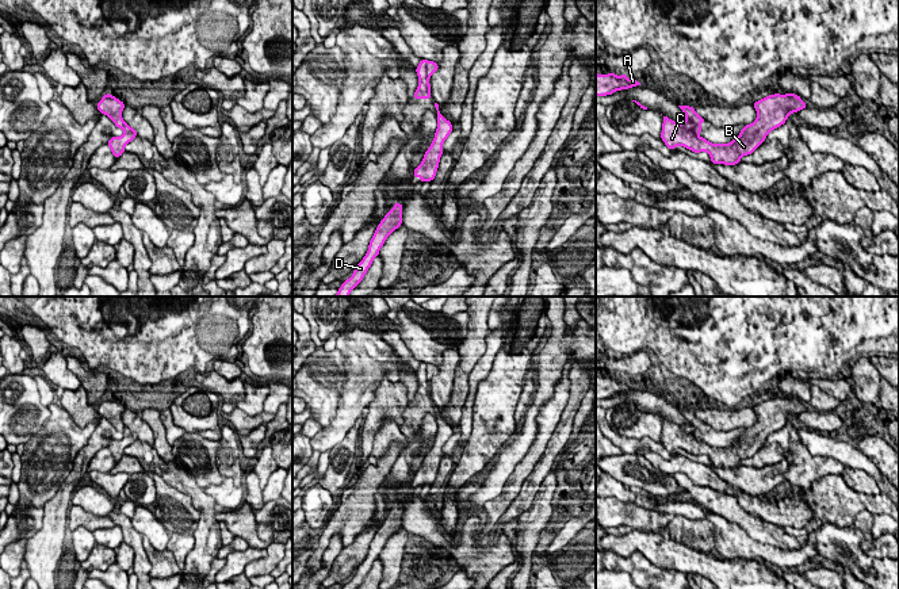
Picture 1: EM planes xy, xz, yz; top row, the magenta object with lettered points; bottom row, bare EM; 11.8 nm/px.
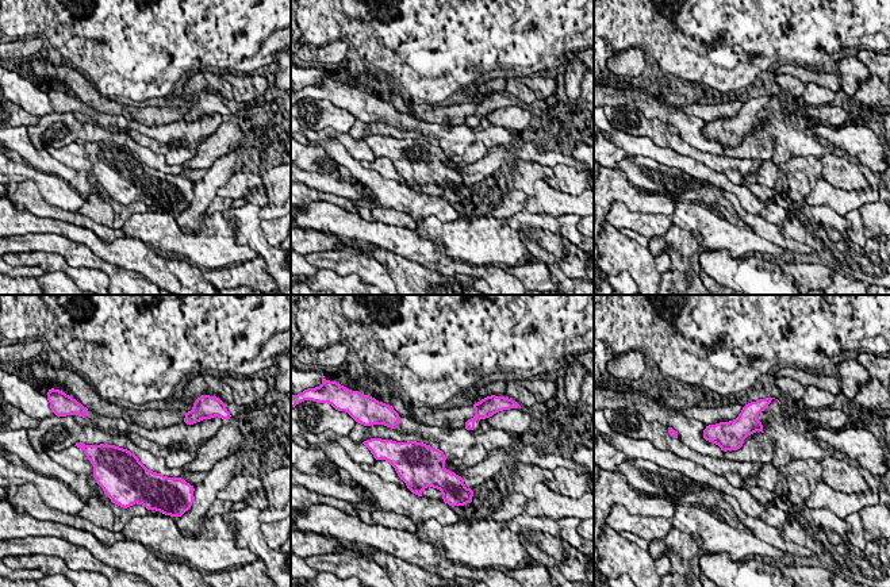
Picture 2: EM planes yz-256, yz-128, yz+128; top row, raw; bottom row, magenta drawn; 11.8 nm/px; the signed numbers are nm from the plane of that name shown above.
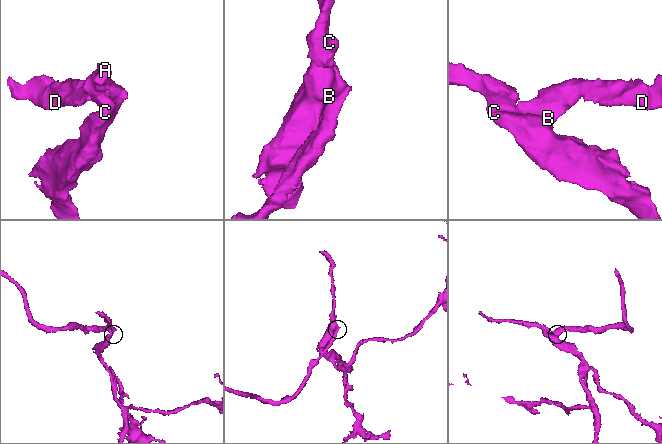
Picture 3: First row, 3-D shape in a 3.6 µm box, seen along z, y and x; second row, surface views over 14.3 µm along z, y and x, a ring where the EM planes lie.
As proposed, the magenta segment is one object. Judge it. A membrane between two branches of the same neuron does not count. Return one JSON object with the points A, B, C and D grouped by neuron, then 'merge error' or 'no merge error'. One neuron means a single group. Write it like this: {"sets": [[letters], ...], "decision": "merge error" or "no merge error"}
{"sets": [["A"], ["B", "C", "D"]], "decision": "merge error"}

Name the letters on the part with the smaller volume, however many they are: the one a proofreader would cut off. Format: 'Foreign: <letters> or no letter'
Foreign: A

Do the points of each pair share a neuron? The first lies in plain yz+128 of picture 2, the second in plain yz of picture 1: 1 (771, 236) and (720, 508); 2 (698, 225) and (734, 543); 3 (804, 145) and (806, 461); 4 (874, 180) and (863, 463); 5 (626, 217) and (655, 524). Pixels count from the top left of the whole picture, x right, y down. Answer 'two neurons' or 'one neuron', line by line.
1: one neuron
2: one neuron
3: one neuron
4: one neuron
5: one neuron

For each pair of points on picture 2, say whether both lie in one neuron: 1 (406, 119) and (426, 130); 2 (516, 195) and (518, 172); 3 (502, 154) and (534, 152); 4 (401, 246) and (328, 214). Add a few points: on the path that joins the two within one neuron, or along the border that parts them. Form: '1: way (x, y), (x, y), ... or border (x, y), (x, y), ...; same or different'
1: way (411, 125), (421, 129); same
2: border (514, 187), (528, 195); different
3: border (488, 148), (505, 148), (511, 157); different
4: way (383, 236), (345, 225); same

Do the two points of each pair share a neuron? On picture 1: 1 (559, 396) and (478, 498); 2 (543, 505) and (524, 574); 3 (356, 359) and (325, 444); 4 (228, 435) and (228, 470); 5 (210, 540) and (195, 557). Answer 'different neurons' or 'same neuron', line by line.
1: different neurons
2: same neuron
3: same neuron
4: same neuron
5: same neuron

